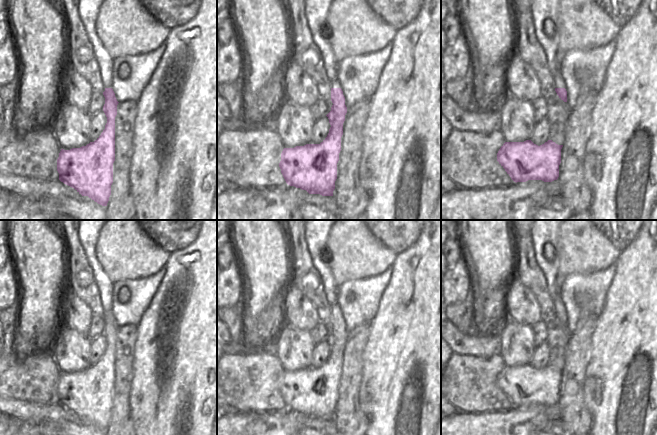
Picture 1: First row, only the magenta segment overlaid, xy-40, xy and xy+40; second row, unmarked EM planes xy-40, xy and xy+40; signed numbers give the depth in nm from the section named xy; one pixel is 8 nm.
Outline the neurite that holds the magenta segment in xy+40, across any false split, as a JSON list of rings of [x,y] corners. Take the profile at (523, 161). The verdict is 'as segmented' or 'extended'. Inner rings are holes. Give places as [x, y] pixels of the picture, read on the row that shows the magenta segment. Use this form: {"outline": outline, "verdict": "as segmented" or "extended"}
{"outline": [[[531,140],[505,142],[497,153],[497,161],[516,183],[528,180],[552,182],[559,177],[562,147],[552,140],[540,146]]], "verdict": "as segmented"}

